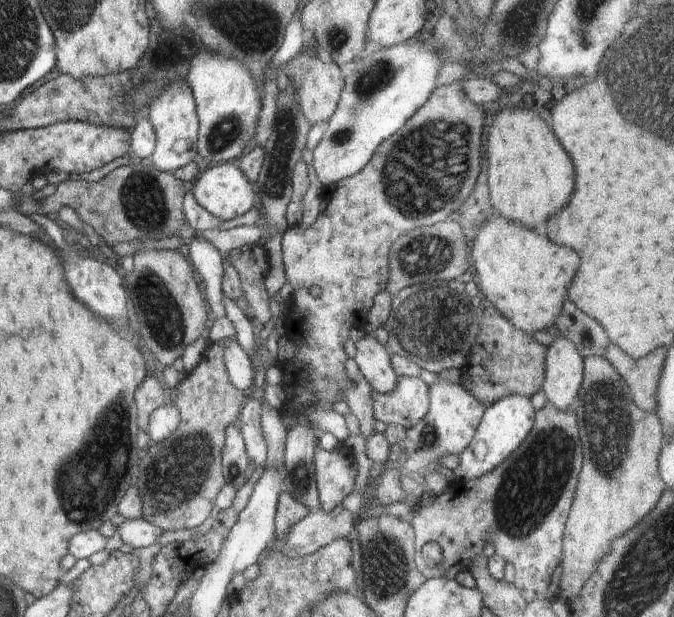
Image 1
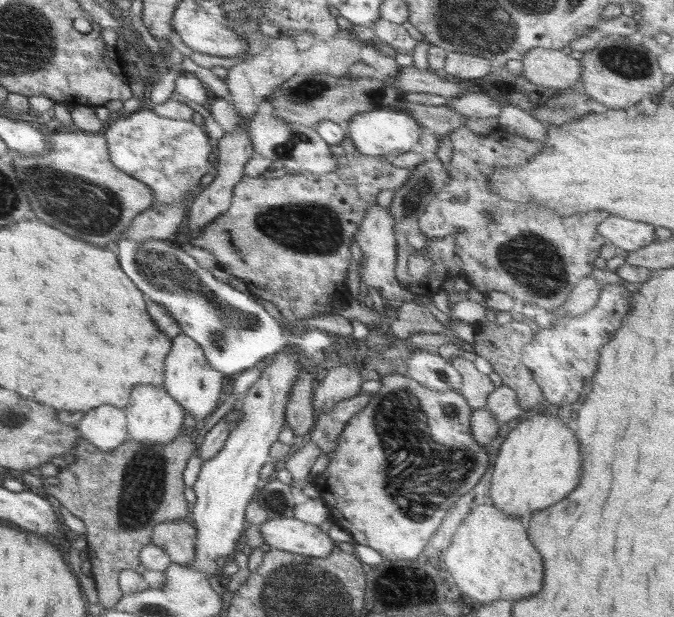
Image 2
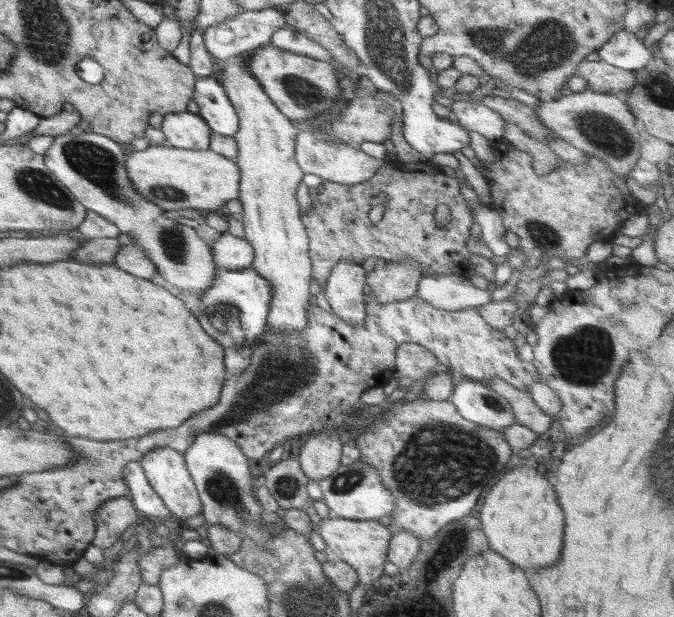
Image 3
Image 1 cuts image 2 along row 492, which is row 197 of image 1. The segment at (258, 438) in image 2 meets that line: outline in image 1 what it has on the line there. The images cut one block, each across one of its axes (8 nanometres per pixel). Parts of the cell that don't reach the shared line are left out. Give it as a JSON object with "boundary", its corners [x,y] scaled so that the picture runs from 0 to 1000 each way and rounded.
{"boundary":[[[332,264],[316,271],[303,269],[288,293],[285,311],[300,337],[334,358],[371,340],[381,310],[353,267]]]}

